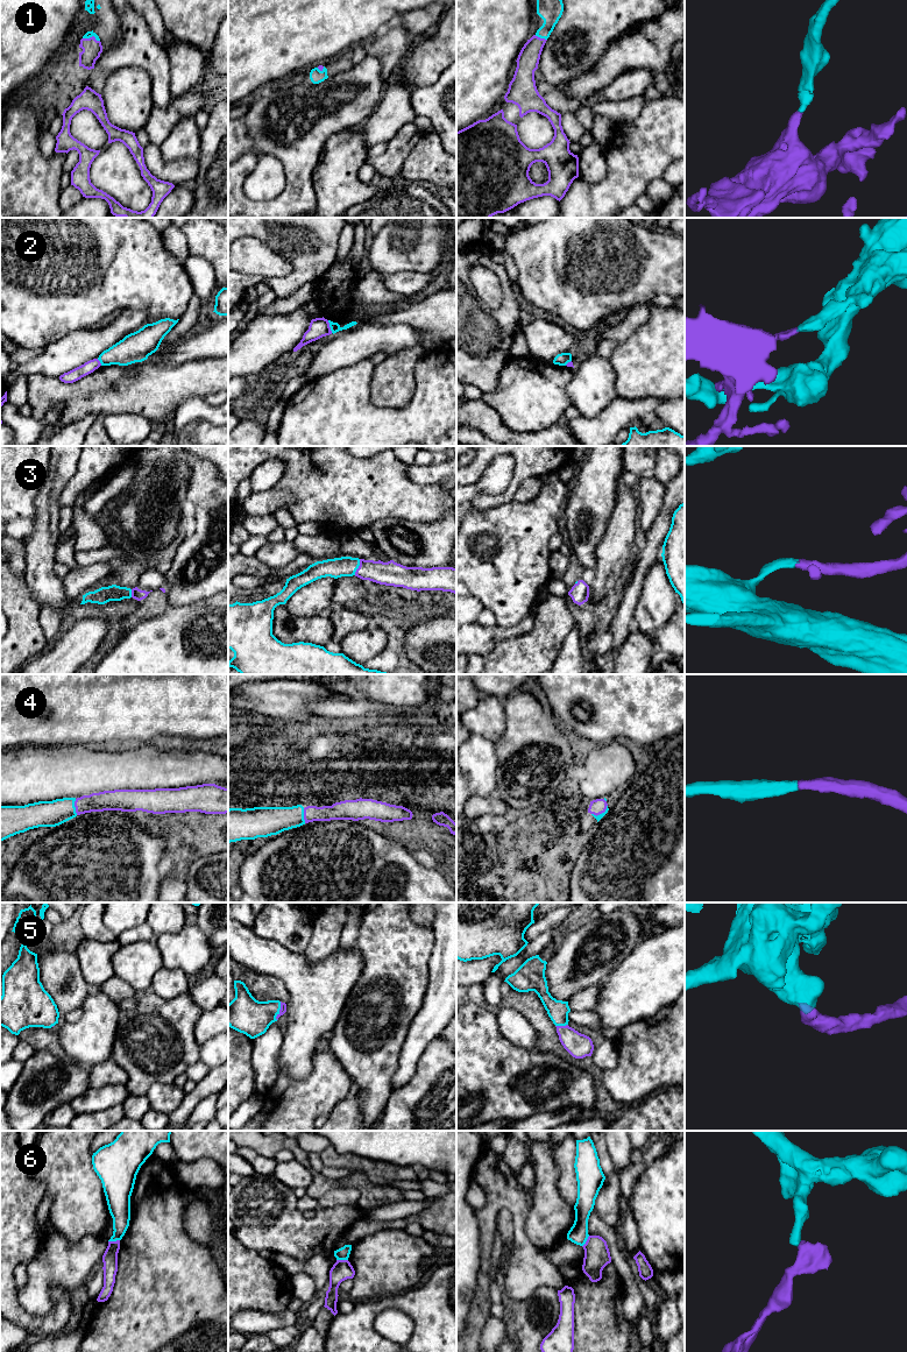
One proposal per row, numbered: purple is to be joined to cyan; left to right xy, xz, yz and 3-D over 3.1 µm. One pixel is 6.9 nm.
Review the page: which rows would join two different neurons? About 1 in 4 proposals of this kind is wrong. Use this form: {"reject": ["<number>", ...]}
{"reject": ["2", "6"]}

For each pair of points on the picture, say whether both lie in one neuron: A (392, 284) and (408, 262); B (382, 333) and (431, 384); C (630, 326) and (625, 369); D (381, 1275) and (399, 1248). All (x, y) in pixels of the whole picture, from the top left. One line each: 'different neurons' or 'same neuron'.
A: different neurons
B: different neurons
C: different neurons
D: same neuron

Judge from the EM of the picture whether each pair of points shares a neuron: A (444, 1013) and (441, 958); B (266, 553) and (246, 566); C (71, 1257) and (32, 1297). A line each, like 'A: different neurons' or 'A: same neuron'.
A: same neuron
B: different neurons
C: same neuron

